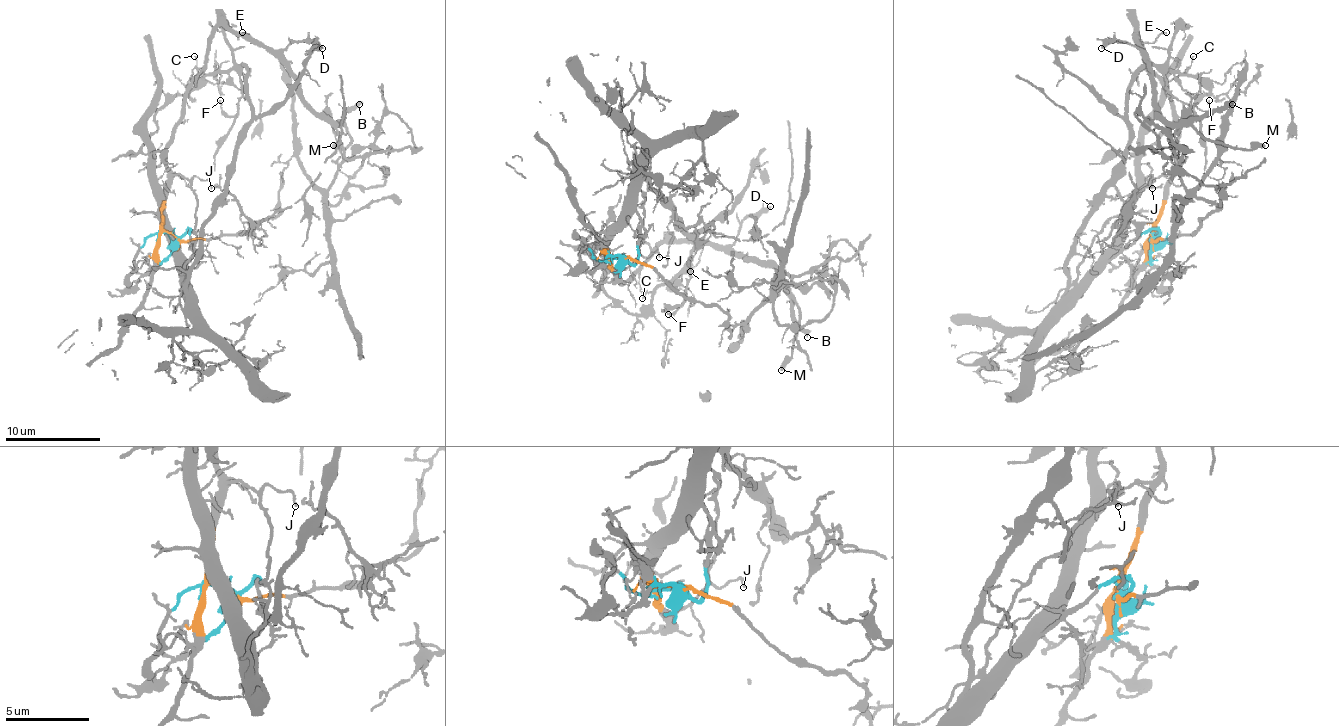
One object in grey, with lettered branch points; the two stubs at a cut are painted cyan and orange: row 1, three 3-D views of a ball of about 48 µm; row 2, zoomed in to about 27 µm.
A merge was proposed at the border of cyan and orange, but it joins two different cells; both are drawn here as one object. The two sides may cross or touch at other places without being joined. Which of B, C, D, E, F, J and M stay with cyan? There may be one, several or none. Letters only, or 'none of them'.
F

